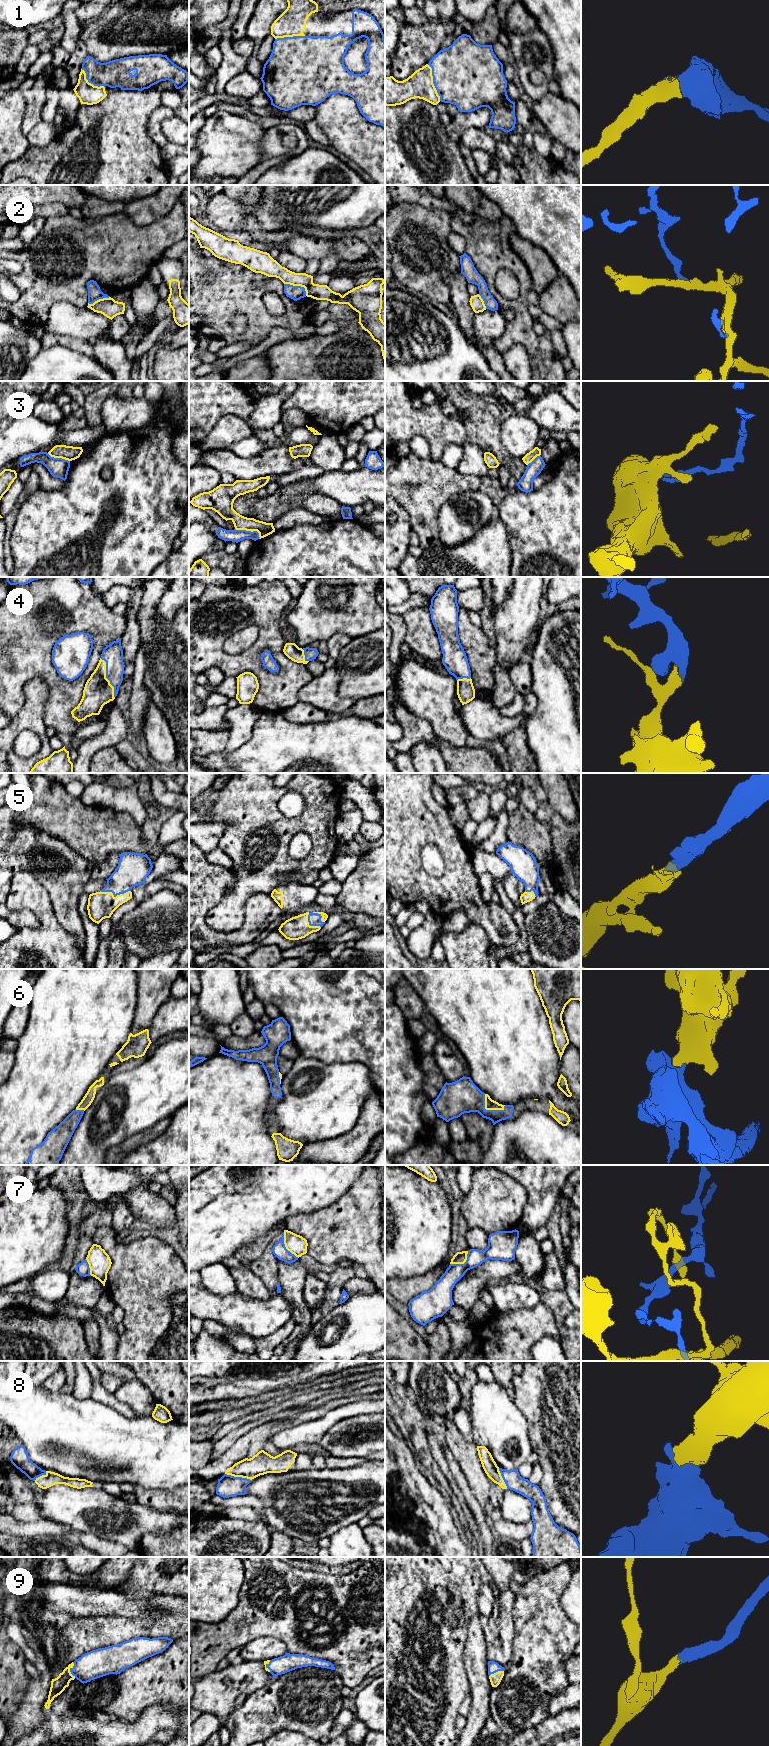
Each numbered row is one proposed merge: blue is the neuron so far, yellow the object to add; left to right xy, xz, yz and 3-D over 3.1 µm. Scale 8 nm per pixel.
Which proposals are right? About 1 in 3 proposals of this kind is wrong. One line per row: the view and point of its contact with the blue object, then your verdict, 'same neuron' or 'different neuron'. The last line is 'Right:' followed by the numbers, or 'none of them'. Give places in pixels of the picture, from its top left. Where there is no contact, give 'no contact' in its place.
1: yz (433, 82) | same neuron
2: xz (298, 286) | different neuron
3: xz (249, 531) | different neuron
4: xy (106, 677) | same neuron
5: xy (114, 895) | same neuron
6: yz (488, 1110) | same neuron
7: xz (284, 1246) | different neuron
8: xz (238, 1477) | same neuron
9: xy (70, 1670) | same neuron
Right: 1, 4, 5, 6, 8, 9

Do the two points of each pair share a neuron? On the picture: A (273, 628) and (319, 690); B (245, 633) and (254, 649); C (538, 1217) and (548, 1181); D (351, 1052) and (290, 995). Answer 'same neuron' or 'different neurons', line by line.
A: different neurons
B: different neurons
C: same neuron
D: same neuron

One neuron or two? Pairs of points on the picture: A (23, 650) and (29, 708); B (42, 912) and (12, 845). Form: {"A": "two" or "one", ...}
{"A": "two", "B": "two"}

